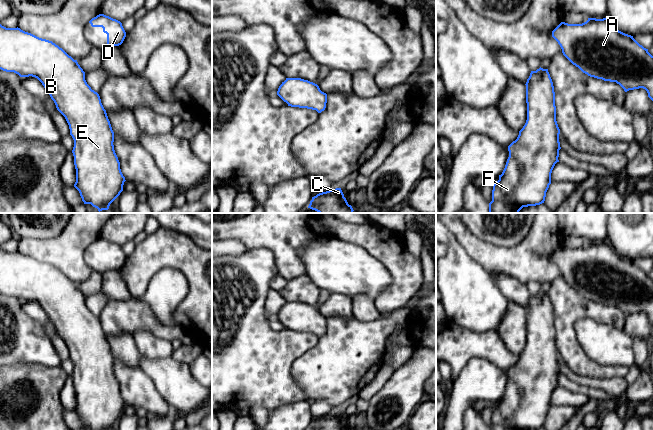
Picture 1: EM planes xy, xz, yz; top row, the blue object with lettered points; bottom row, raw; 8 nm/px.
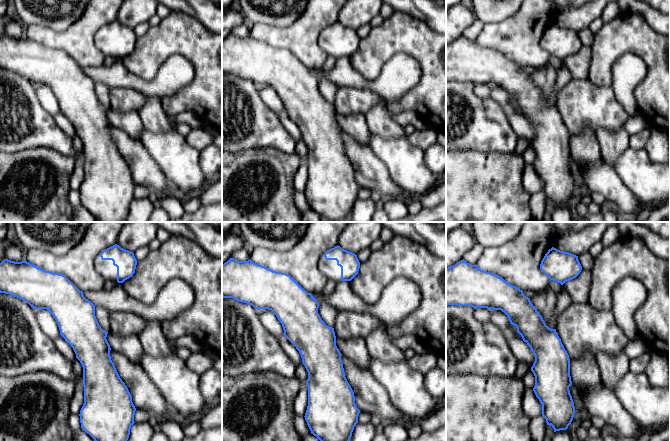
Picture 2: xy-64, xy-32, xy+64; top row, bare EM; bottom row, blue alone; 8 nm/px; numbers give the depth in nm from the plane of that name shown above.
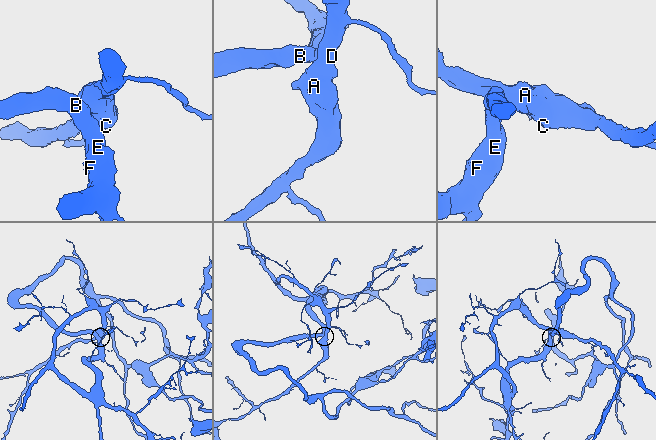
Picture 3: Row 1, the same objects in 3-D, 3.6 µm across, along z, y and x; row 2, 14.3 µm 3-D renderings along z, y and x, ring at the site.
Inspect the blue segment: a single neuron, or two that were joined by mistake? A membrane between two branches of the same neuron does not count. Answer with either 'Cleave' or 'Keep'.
Keep

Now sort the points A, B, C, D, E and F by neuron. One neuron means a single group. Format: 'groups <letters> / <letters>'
groups A B C D E F

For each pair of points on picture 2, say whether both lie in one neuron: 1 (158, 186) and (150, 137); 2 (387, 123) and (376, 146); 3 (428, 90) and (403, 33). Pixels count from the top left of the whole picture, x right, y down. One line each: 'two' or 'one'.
1: two
2: two
3: one

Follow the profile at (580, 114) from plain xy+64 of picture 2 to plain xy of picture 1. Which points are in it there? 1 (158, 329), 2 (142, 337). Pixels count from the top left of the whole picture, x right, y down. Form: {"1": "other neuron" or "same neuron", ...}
{"1": "same neuron", "2": "other neuron"}

